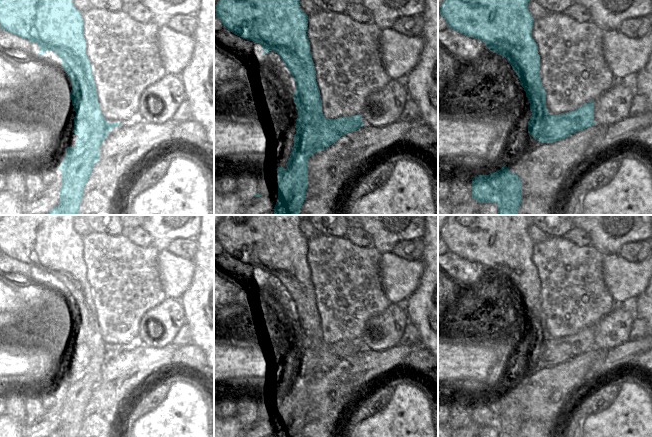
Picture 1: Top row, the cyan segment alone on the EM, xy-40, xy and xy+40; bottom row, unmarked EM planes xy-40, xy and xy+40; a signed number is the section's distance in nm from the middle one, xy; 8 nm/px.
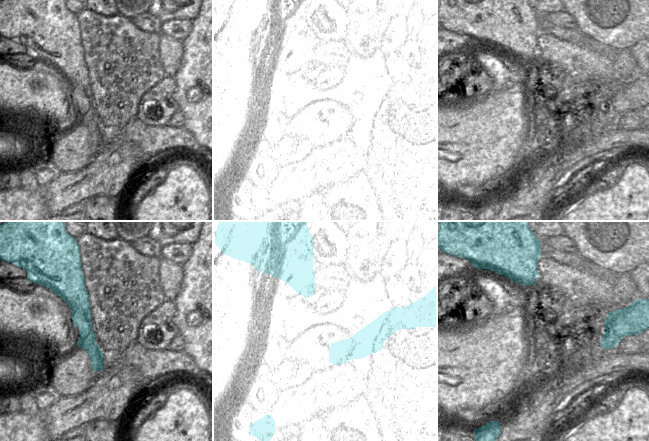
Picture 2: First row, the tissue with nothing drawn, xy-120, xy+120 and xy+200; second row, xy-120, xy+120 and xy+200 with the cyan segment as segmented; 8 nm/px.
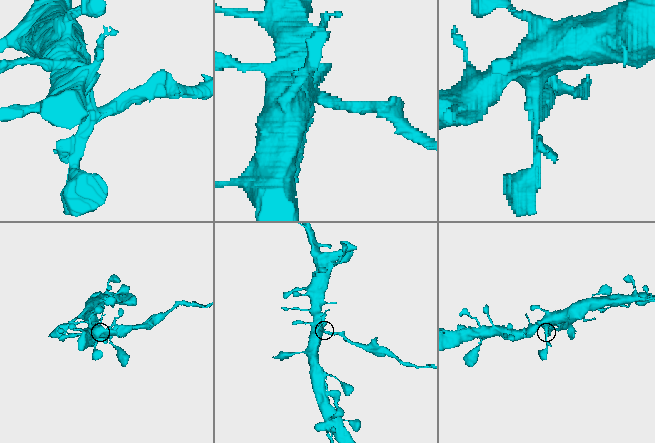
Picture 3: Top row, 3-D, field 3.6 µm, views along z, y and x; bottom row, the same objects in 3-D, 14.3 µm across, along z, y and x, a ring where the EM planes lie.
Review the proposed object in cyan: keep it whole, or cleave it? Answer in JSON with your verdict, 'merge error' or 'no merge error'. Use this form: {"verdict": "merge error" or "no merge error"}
{"verdict": "merge error"}

